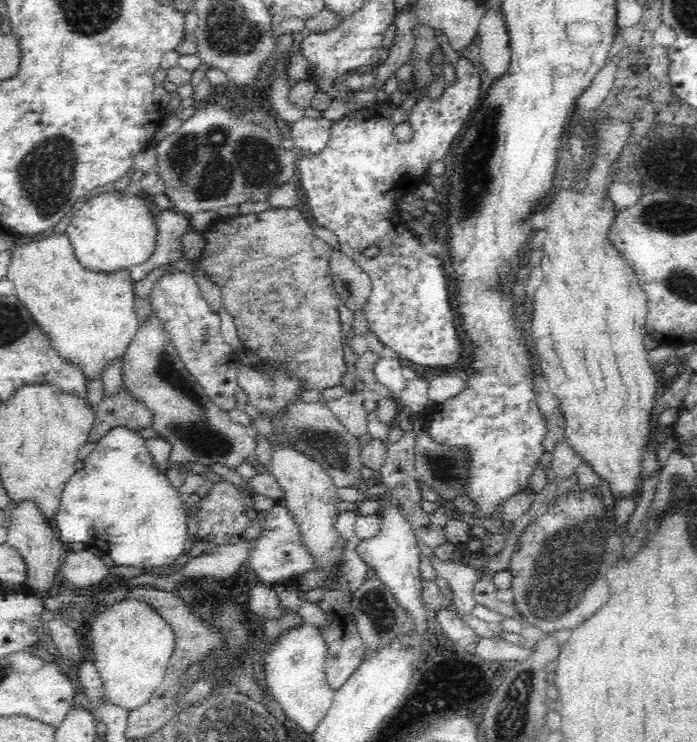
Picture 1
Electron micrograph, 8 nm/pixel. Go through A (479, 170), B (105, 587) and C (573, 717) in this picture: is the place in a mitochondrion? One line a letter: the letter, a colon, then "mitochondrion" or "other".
A: mitochondrion
B: other
C: other

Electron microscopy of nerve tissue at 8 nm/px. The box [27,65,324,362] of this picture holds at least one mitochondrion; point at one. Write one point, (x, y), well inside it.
(210, 165)

